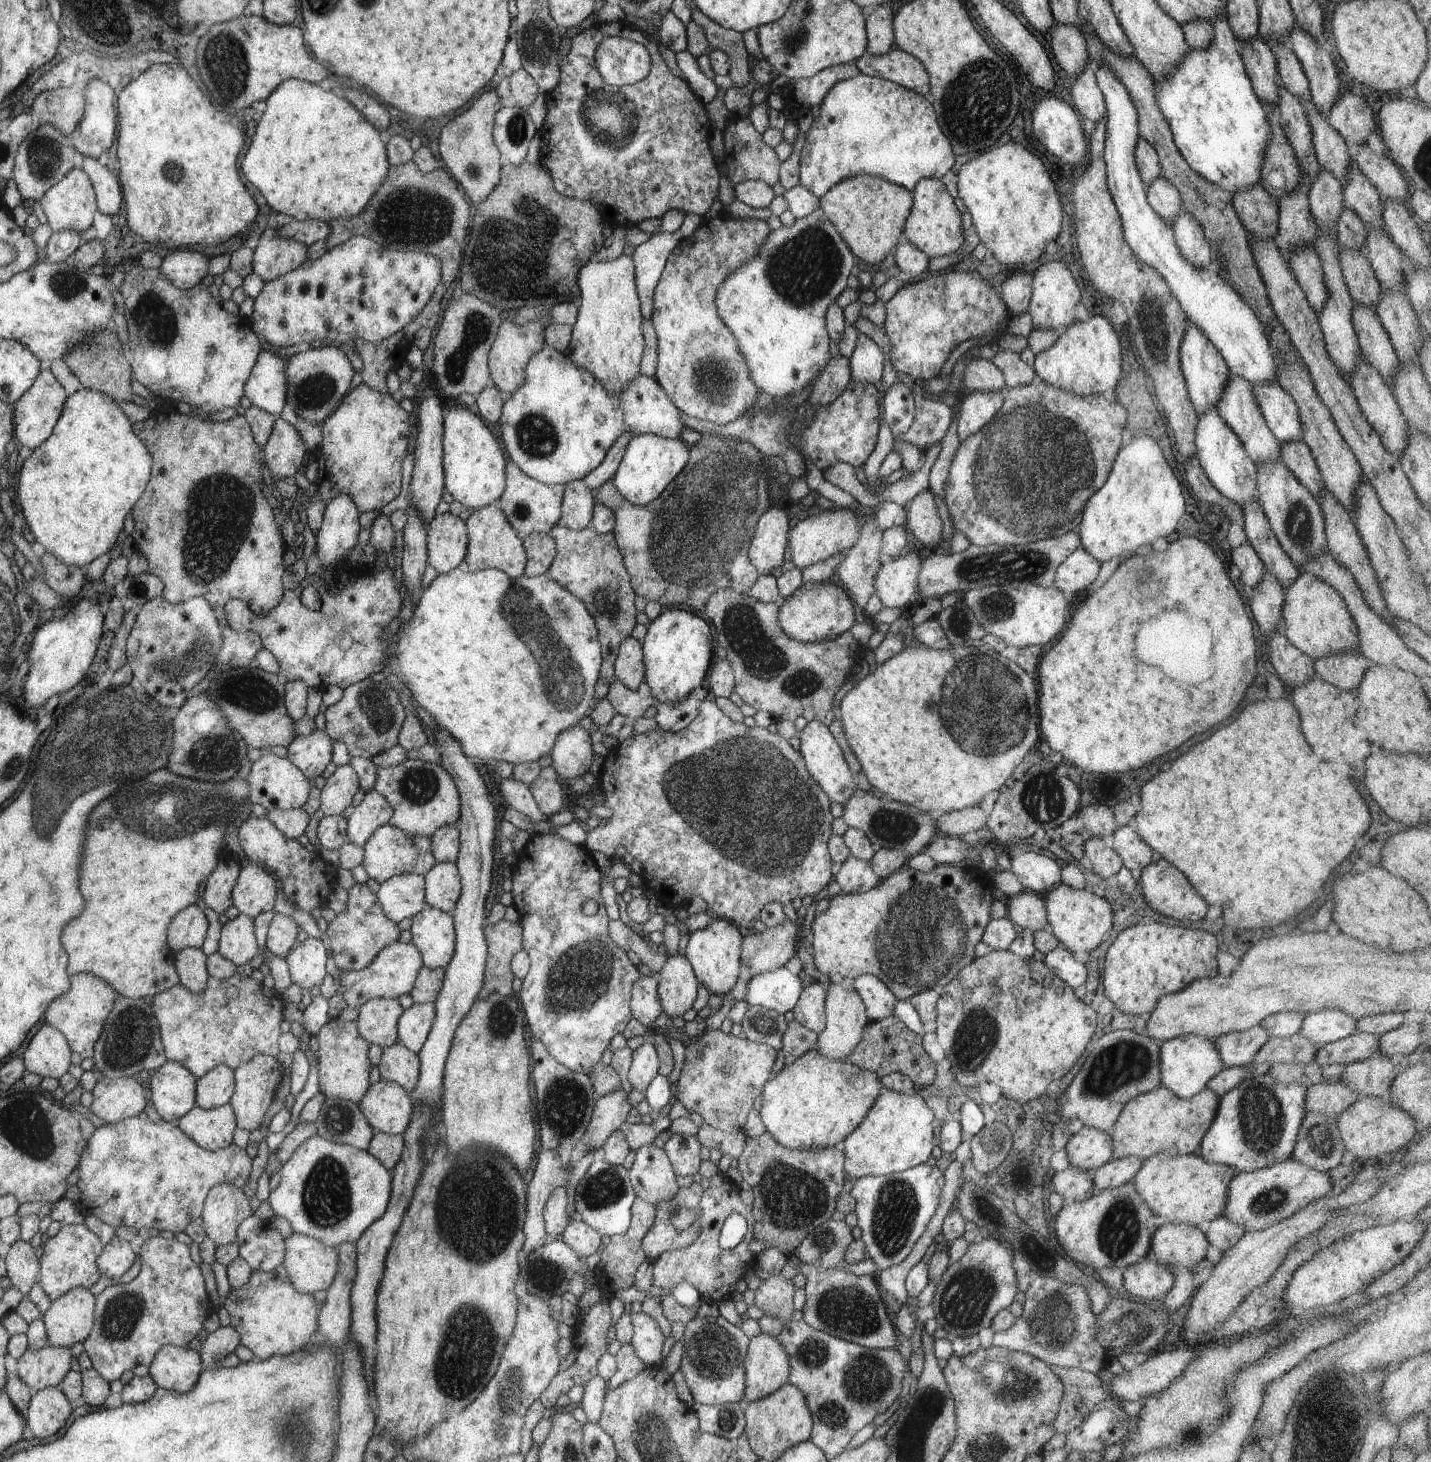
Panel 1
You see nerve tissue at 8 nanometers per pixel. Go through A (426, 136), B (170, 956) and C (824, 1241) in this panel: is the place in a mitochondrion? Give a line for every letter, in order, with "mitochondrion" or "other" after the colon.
A: other
B: other
C: mitochondrion

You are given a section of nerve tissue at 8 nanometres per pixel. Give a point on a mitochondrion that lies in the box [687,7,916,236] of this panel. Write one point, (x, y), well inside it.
(796, 37)

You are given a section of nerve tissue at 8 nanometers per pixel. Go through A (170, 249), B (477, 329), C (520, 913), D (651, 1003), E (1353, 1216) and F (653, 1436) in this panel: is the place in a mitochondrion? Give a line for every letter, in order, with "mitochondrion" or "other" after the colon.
A: other
B: mitochondrion
C: other
D: other
E: other
F: mitochondrion

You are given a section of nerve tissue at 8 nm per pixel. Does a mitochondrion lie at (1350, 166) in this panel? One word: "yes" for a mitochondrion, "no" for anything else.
no

